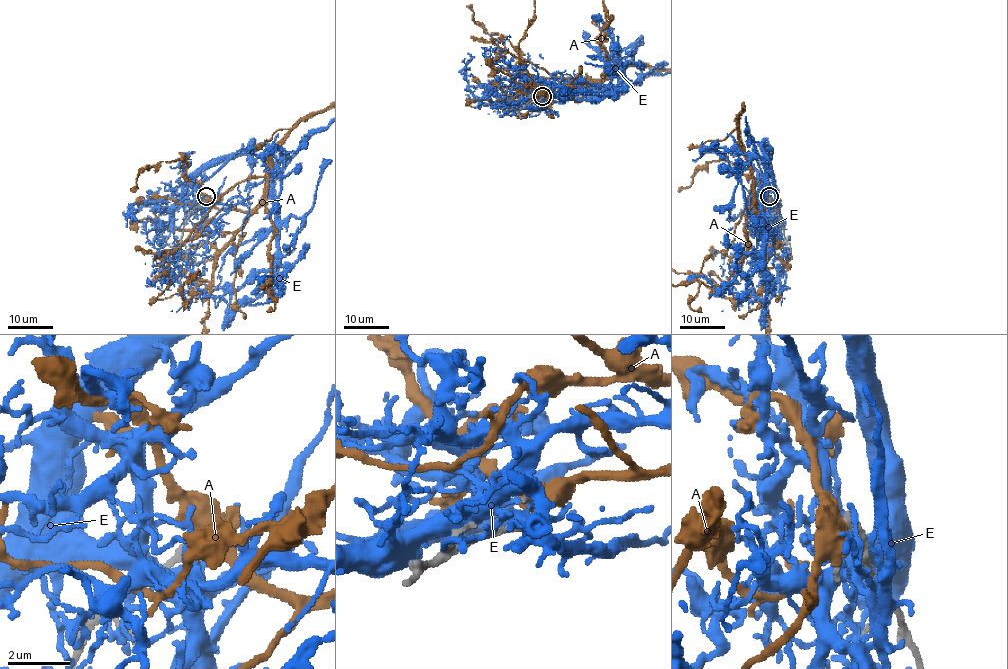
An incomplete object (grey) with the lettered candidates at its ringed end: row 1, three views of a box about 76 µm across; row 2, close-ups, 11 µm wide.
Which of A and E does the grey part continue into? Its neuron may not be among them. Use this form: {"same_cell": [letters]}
{"same_cell": []}

